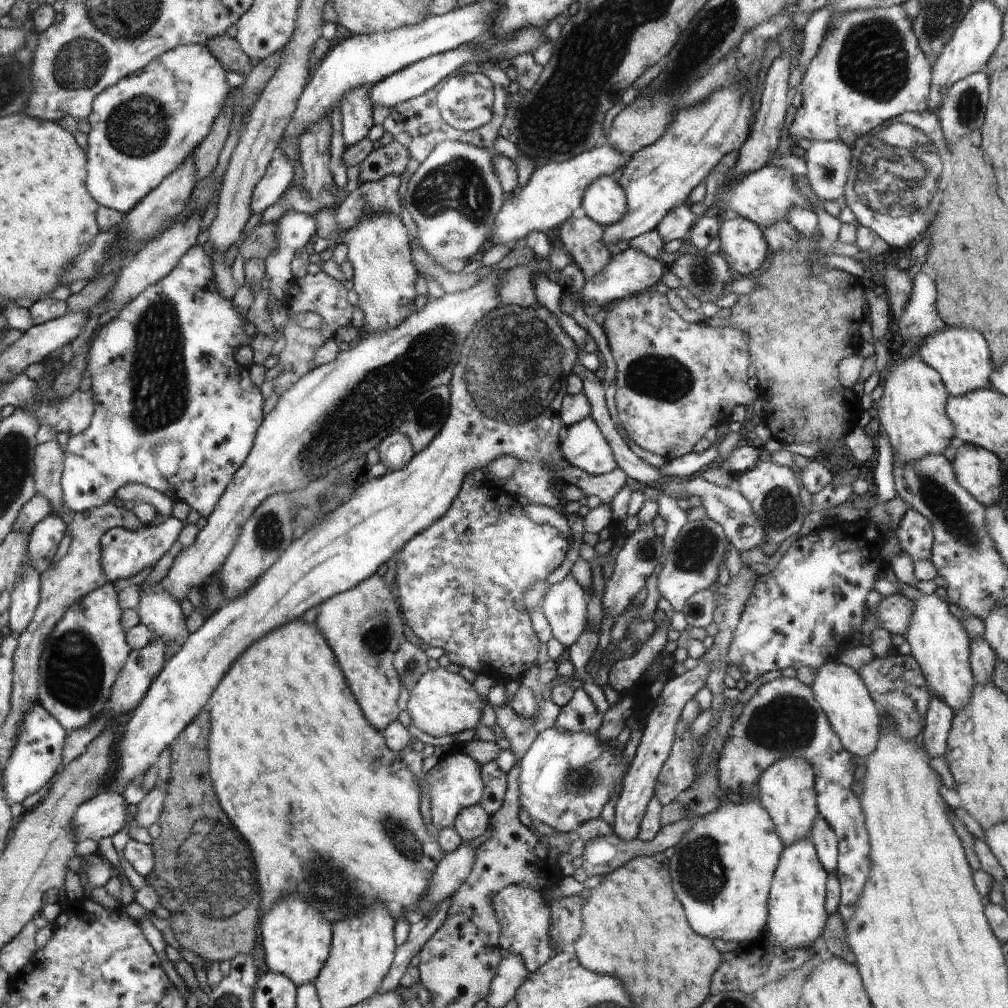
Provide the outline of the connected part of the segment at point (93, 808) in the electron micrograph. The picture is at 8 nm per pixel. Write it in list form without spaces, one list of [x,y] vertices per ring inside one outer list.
[[[108,790],[89,800],[76,812],[74,830],[76,836],[84,841],[86,838],[97,842],[104,838],[116,836],[128,823],[128,806],[123,792]]]

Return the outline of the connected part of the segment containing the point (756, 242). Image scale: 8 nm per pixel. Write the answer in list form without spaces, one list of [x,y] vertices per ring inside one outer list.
[[[740,215],[722,217],[720,231],[717,236],[720,240],[720,254],[726,258],[726,264],[742,276],[748,276],[750,272],[754,272],[762,264],[762,260],[766,258],[768,244],[764,240],[762,228],[757,224],[752,224],[751,220],[740,218]]]

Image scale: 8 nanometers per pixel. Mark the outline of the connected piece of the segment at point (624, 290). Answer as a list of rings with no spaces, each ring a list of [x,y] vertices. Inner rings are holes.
[[[628,248],[618,253],[613,253],[610,262],[606,264],[606,268],[602,268],[602,272],[598,276],[586,281],[582,292],[578,297],[582,300],[582,297],[588,304],[596,304],[599,307],[606,307],[616,300],[620,300],[625,297],[632,297],[638,295],[640,292],[649,291],[660,283],[662,275],[667,270],[667,261],[661,261],[654,257],[647,256],[640,250],[635,248]]]

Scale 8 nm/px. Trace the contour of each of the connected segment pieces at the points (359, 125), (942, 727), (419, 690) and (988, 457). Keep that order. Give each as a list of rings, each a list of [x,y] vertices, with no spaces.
[[[372,84],[354,86],[340,100],[345,146],[352,146],[365,139],[370,128],[374,126],[373,101],[370,98],[373,88]]]
[[[928,687],[928,694],[930,694],[930,704],[926,713],[922,742],[926,752],[933,759],[944,756],[948,750],[948,738],[954,712],[950,710],[950,706],[946,706],[946,702],[942,702],[934,694],[934,690],[930,687]]]
[[[439,667],[436,670],[428,669],[424,676],[420,676],[418,684],[409,692],[407,711],[411,723],[418,730],[430,736],[446,736],[447,734],[450,736],[474,729],[482,714],[482,700],[459,673],[452,674],[444,667]]]
[[[958,445],[954,472],[957,473],[960,486],[983,505],[987,507],[998,504],[1001,499],[1004,470],[997,453],[976,445]]]

